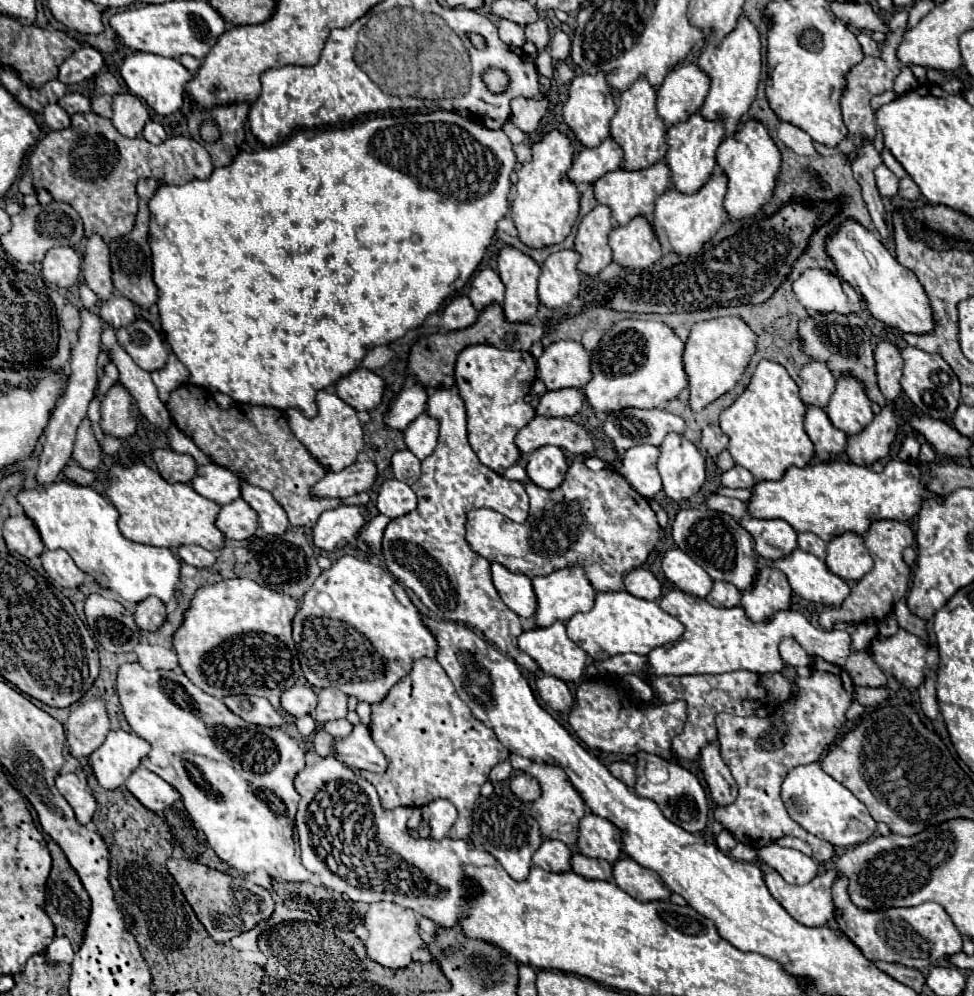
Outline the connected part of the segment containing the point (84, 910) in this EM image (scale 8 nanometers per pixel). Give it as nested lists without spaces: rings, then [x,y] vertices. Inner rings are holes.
[[[49,841],[49,853],[53,857],[53,869],[51,875],[47,879],[47,901],[45,901],[45,911],[51,917],[51,921],[55,923],[55,935],[57,937],[67,937],[71,941],[73,951],[77,951],[83,943],[85,937],[85,929],[87,929],[87,921],[89,921],[89,911],[91,911],[91,899],[85,891],[85,887],[81,885],[79,875],[75,873],[75,869],[69,865],[65,853],[59,849],[59,845],[55,841]]]

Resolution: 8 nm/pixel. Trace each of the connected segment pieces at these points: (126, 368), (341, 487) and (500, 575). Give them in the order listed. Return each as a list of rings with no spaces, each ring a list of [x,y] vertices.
[[[109,325],[103,329],[103,347],[111,349],[113,363],[119,369],[119,381],[127,387],[127,391],[137,401],[137,407],[139,407],[141,415],[147,417],[147,421],[151,425],[167,431],[171,427],[171,417],[169,417],[169,411],[163,405],[163,401],[159,399],[157,387],[151,381],[151,373],[137,367],[133,363],[133,359],[125,353],[125,349],[121,349],[117,345],[115,329],[109,327]]]
[[[367,459],[365,463],[353,463],[339,473],[327,473],[313,489],[319,497],[349,497],[359,491],[367,491],[377,481],[377,463]]]
[[[491,563],[493,585],[509,609],[519,617],[531,619],[537,611],[537,595],[533,595],[533,583],[523,573],[513,573],[501,563]]]

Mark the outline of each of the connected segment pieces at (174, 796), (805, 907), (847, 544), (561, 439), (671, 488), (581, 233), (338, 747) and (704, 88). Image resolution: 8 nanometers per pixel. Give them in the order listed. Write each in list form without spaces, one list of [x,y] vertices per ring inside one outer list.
[[[145,767],[135,769],[129,775],[129,779],[125,781],[125,787],[147,809],[151,809],[157,815],[161,815],[163,809],[167,809],[169,805],[173,805],[175,801],[181,799],[181,795],[167,781],[163,781],[159,775],[155,775],[153,771],[149,771]]]
[[[829,869],[805,885],[789,885],[777,871],[769,871],[765,875],[765,883],[771,895],[795,921],[807,927],[821,927],[835,915],[831,899],[831,885],[835,875],[837,871]]]
[[[845,531],[829,541],[825,563],[831,573],[847,581],[859,581],[873,567],[873,559],[865,547],[863,535],[857,535],[855,531]]]
[[[535,415],[515,439],[521,453],[533,453],[543,445],[555,445],[571,453],[591,453],[593,441],[587,431],[579,427],[573,419],[565,417],[541,417]]]
[[[669,433],[661,445],[657,469],[667,497],[681,501],[693,497],[705,481],[705,457],[685,435]]]
[[[597,205],[581,219],[575,237],[575,249],[581,253],[581,261],[577,265],[579,271],[597,275],[605,265],[611,263],[613,251],[607,243],[611,229],[613,217],[609,215],[609,207]]]
[[[363,723],[355,725],[349,737],[335,741],[335,755],[349,767],[367,769],[373,773],[385,773],[389,767],[389,759],[381,755],[381,749],[373,743],[371,733]]]
[[[693,61],[673,67],[657,89],[659,117],[673,125],[699,111],[709,93],[709,75]]]

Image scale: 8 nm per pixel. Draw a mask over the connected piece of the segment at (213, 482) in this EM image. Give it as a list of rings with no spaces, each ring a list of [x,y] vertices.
[[[215,463],[199,467],[191,485],[201,497],[207,497],[219,505],[227,505],[241,497],[239,477]]]

